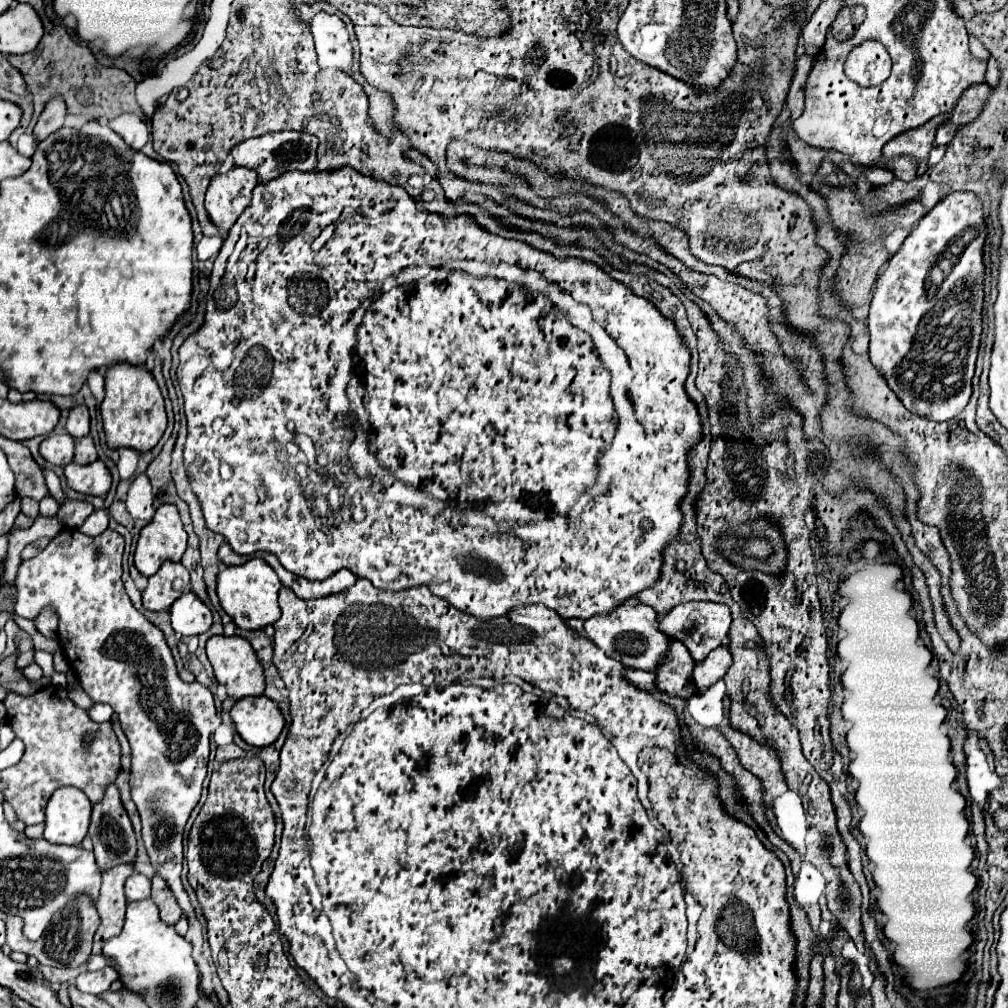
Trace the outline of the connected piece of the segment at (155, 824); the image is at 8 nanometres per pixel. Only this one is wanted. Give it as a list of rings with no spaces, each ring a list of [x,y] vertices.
[[[73,530],[73,534],[61,532],[41,554],[21,564],[15,582],[17,601],[14,611],[18,616],[34,620],[46,606],[53,606],[57,610],[57,638],[71,670],[75,676],[79,676],[79,684],[93,702],[105,702],[115,710],[131,744],[131,798],[141,816],[143,842],[149,860],[157,874],[169,884],[185,916],[195,920],[193,906],[179,878],[183,860],[181,842],[185,824],[191,816],[191,810],[199,802],[201,784],[207,774],[209,736],[215,726],[215,702],[209,688],[199,682],[187,684],[177,676],[177,666],[163,632],[135,610],[123,588],[121,556],[123,536],[113,530],[105,530],[95,538],[85,536],[79,530]]]

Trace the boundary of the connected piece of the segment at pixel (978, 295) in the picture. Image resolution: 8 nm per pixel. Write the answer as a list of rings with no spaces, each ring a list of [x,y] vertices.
[[[951,192],[917,222],[875,282],[867,318],[867,328],[871,334],[871,364],[879,368],[879,374],[887,380],[887,386],[895,392],[895,396],[899,396],[907,410],[933,422],[947,422],[959,416],[973,392],[971,382],[983,332],[981,312],[985,296],[985,238],[987,226],[981,198],[975,192]]]

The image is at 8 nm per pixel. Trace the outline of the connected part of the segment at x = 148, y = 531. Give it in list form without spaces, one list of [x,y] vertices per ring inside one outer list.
[[[173,504],[157,508],[151,524],[141,530],[135,548],[135,568],[143,576],[153,576],[165,560],[179,562],[187,548],[187,532],[183,530],[179,512]]]

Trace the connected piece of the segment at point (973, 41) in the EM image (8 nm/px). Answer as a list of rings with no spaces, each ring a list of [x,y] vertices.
[[[969,36],[969,49],[975,58],[983,61],[988,61],[990,54],[986,52],[983,44],[973,36]]]

